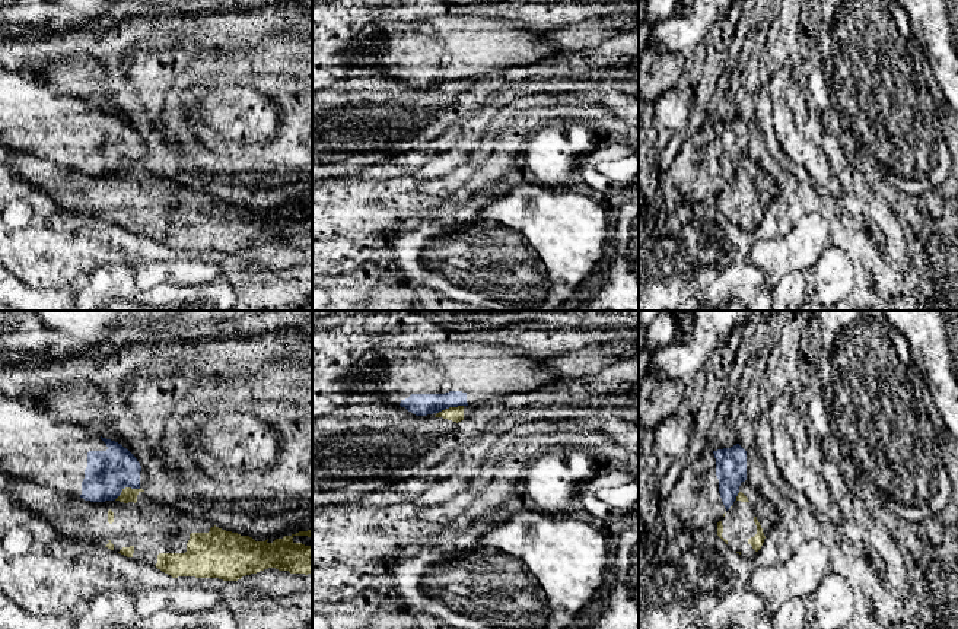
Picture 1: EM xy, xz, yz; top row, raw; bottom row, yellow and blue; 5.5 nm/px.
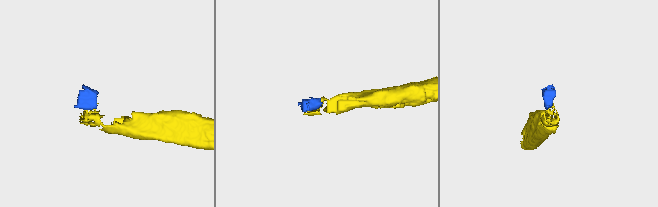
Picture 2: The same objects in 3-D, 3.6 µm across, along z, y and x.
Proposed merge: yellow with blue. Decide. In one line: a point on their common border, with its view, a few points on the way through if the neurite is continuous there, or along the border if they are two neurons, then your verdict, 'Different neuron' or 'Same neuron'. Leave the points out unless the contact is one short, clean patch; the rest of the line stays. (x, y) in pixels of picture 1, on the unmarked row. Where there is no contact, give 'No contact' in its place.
Touches yellow at xy (126, 161). Boundary: xy (139, 161), (126, 161), (114, 172). Different neuron

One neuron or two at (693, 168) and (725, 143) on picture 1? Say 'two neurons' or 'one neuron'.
one neuron

